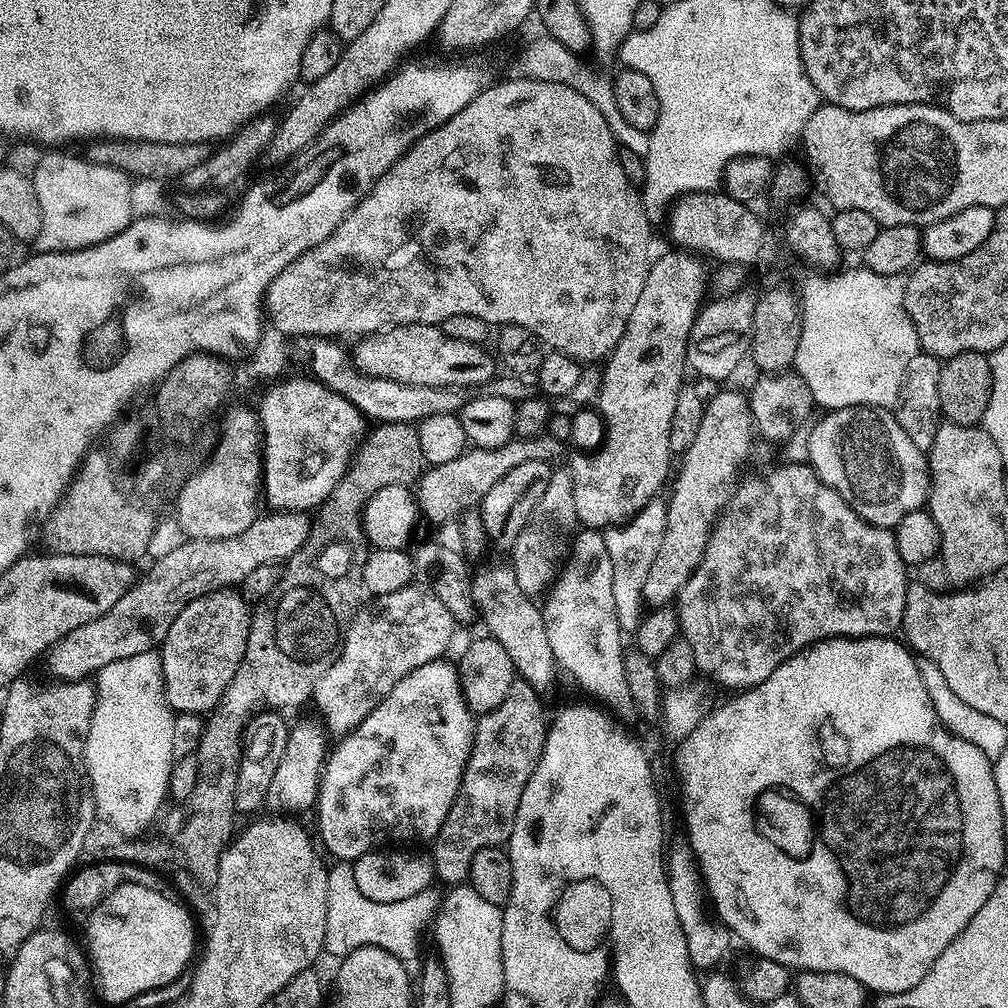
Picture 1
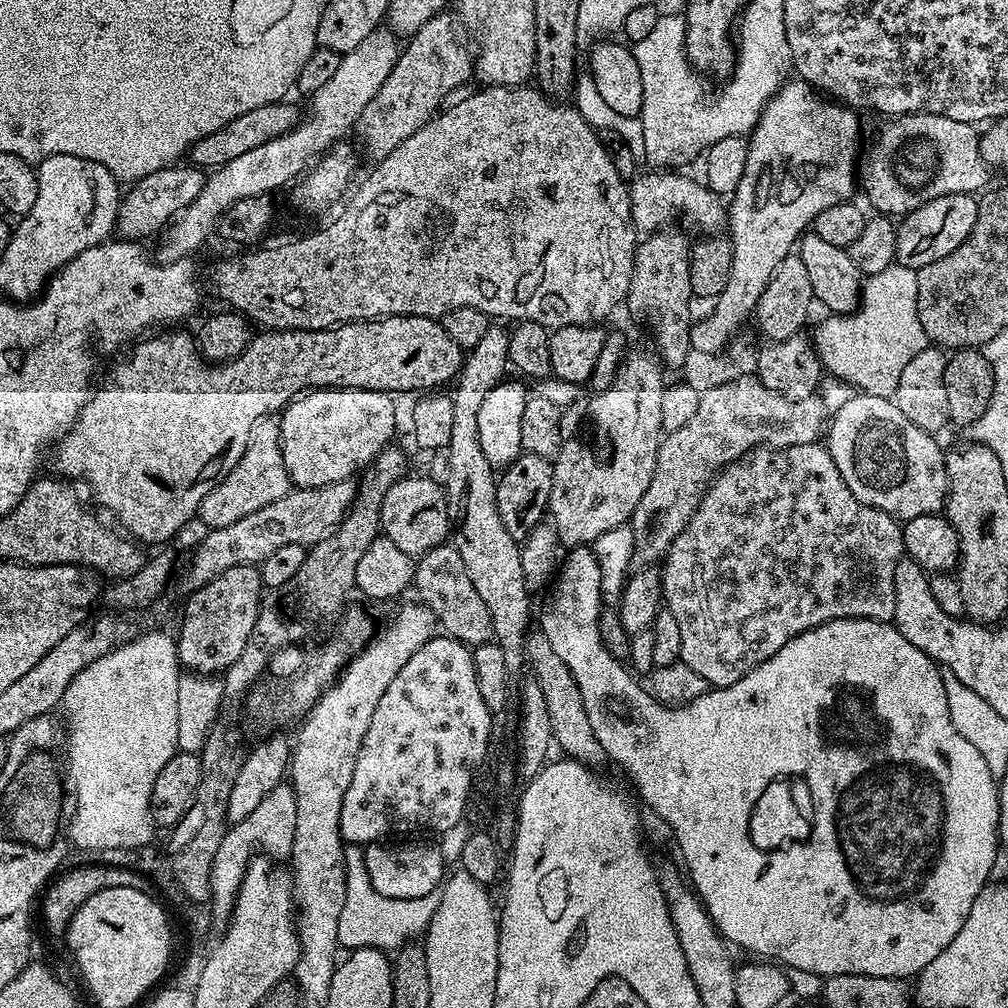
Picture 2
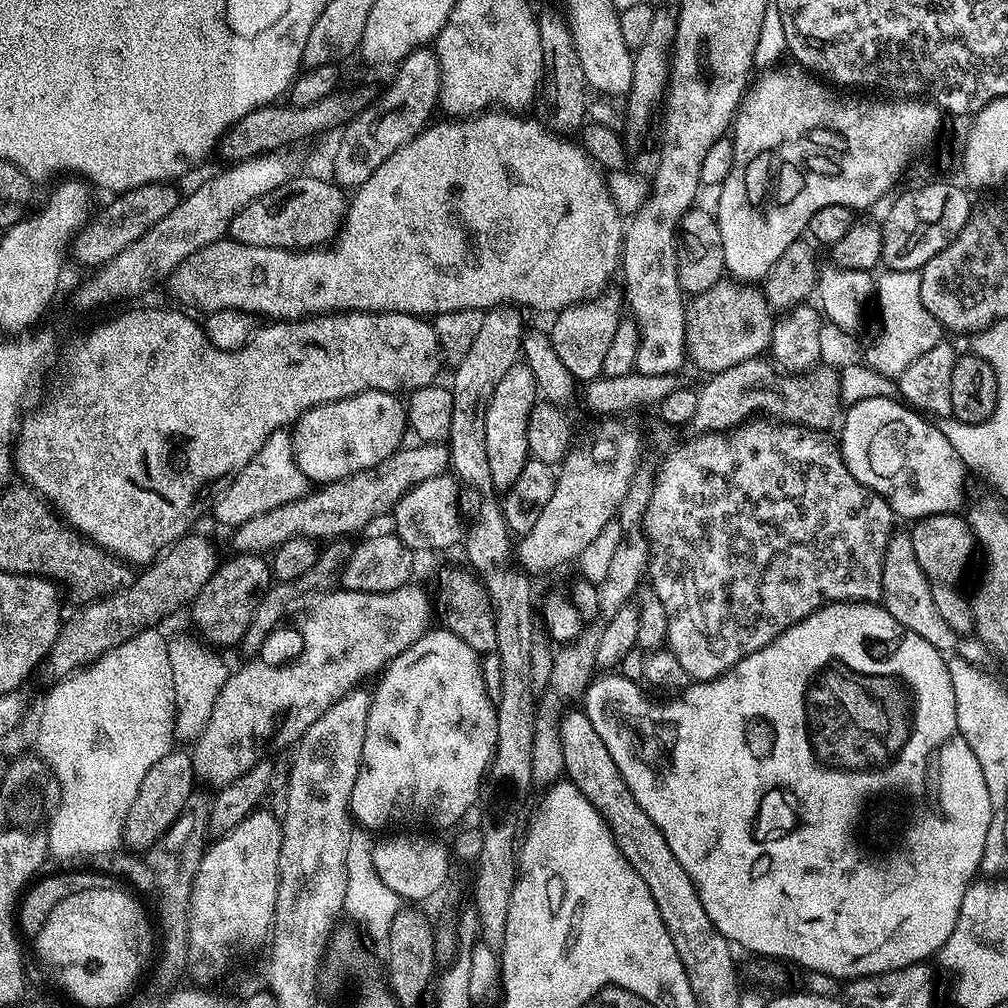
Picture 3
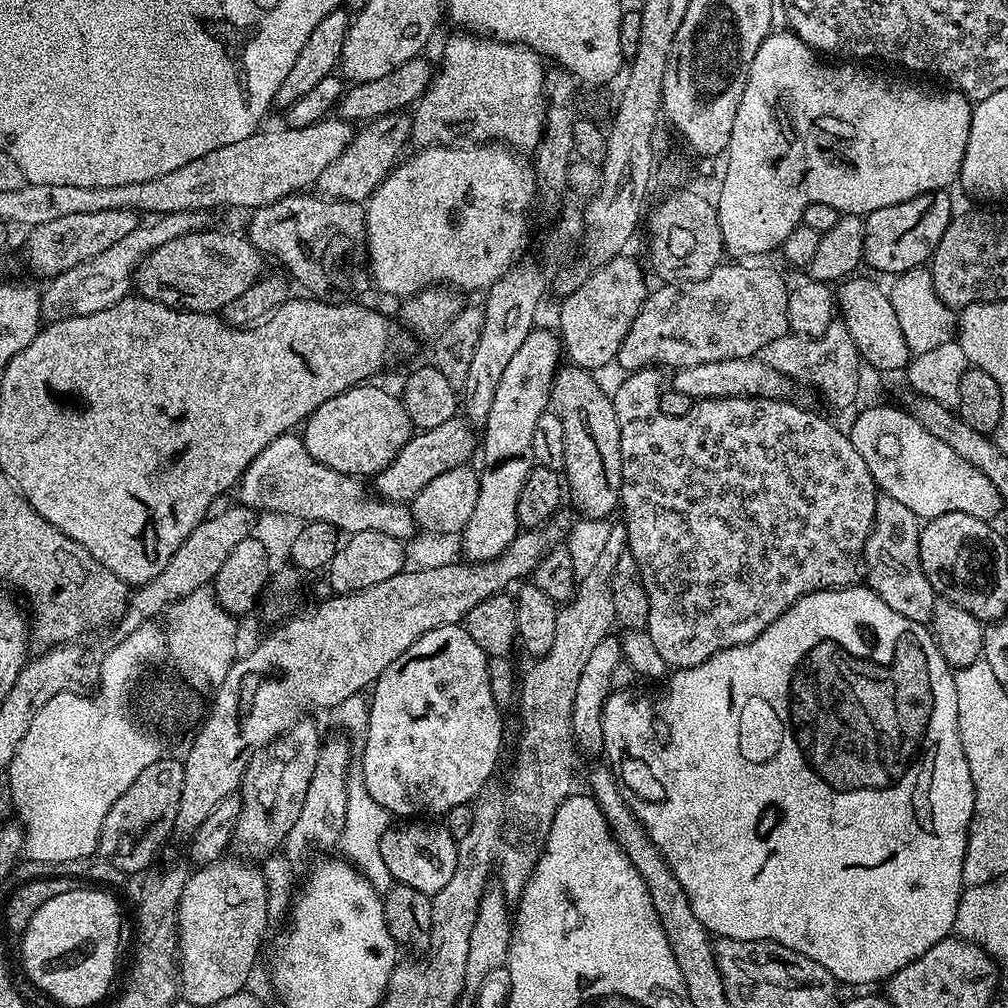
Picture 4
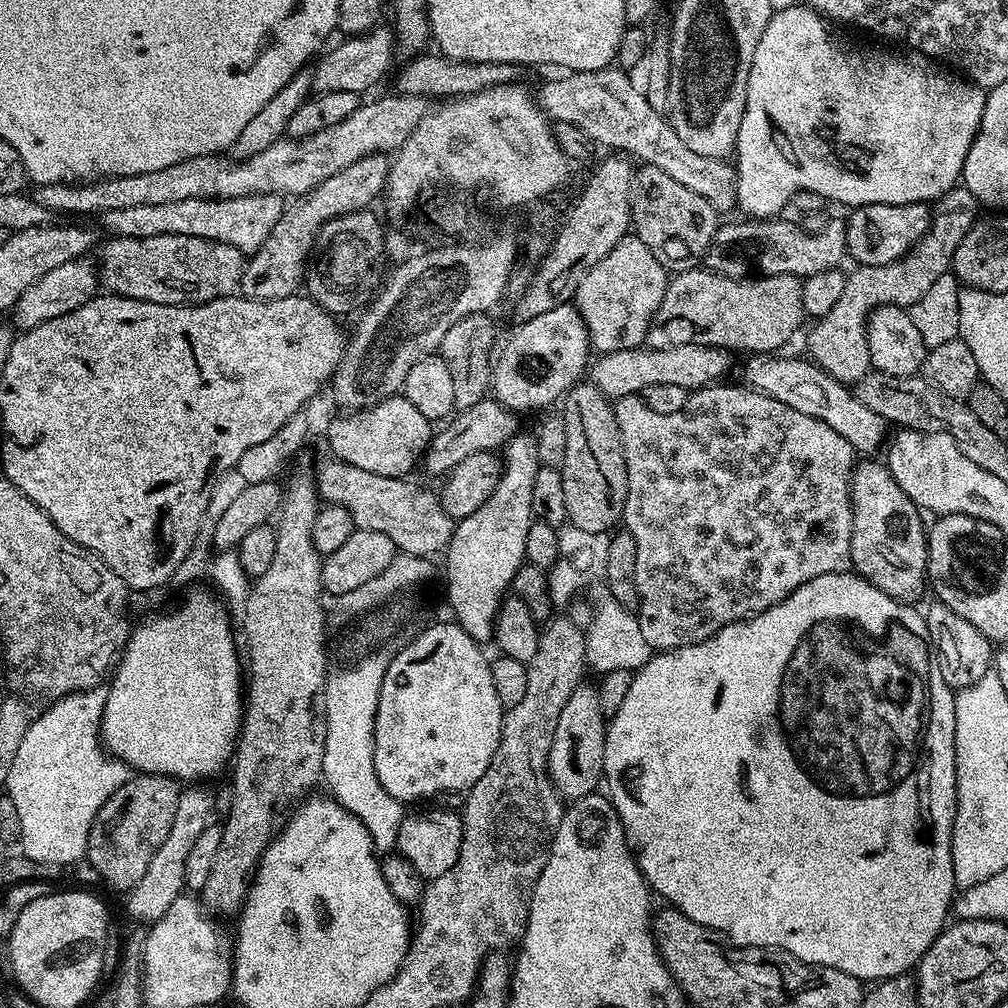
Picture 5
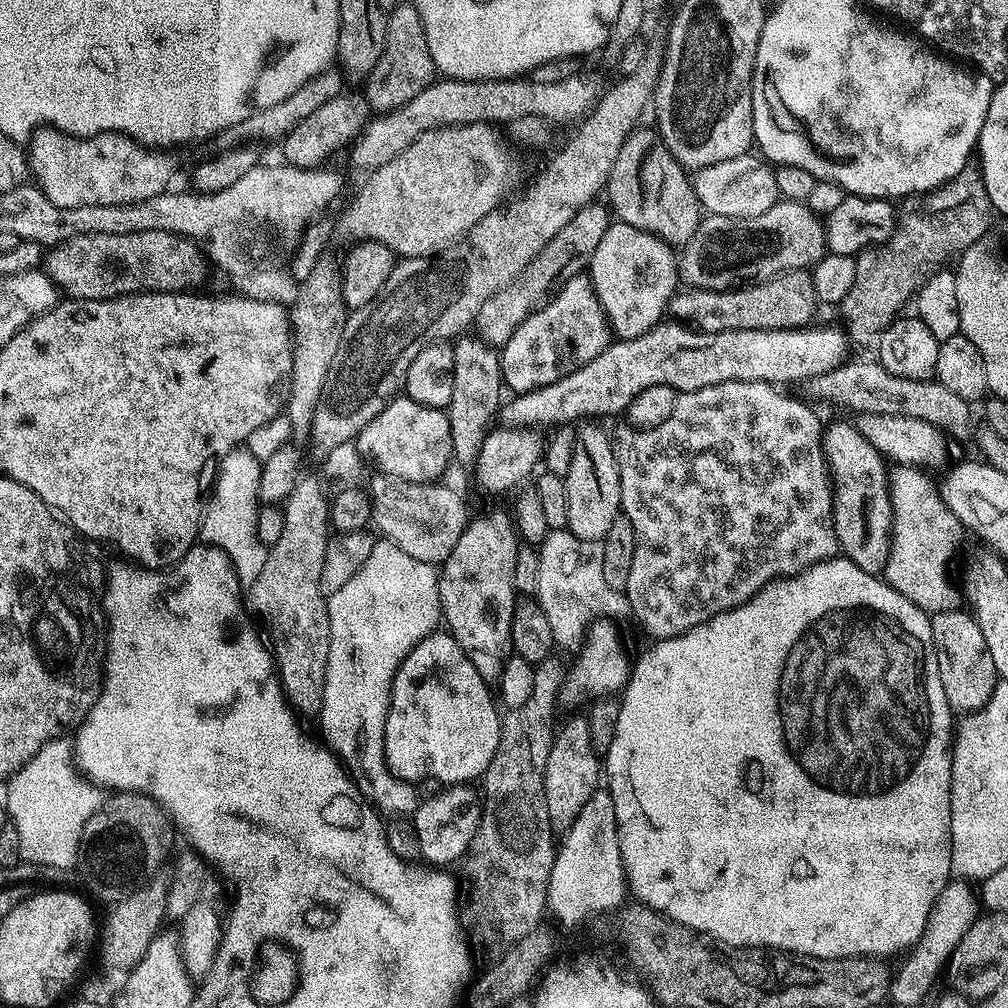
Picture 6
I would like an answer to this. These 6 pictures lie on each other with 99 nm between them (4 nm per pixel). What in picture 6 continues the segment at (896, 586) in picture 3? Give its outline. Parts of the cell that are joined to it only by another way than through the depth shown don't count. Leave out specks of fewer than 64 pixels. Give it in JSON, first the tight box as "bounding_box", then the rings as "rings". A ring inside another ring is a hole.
{"bounding_box":[826,422,893,574],"rings":[[[850,422],[827,425],[826,458],[834,481],[832,520],[840,543],[839,551],[862,570],[873,574],[883,573],[892,554],[893,512],[889,465]]]}

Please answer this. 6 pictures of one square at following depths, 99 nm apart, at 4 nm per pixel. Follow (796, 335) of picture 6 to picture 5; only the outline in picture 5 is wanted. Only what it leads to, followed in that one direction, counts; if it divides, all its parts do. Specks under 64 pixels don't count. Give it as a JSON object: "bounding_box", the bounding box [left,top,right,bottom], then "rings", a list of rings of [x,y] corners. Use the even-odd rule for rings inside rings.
{"bounding_box":[422,342,733,477],"rings":[[[677,342],[670,348],[639,346],[630,350],[605,352],[599,359],[597,364],[595,361],[591,365],[591,383],[596,385],[596,389],[602,395],[619,398],[643,393],[646,386],[658,386],[658,382],[671,382],[673,386],[682,386],[689,390],[709,387],[713,382],[723,381],[727,377],[724,375],[731,370],[733,357],[726,348],[711,348],[708,344]],[[494,398],[479,400],[474,406],[457,411],[443,425],[444,428],[433,435],[424,452],[422,468],[425,468],[432,476],[447,477],[448,473],[462,462],[462,458],[470,458],[470,454],[482,454],[483,452],[496,452],[503,449],[504,445],[521,431],[521,417],[511,408],[504,407]]]}

